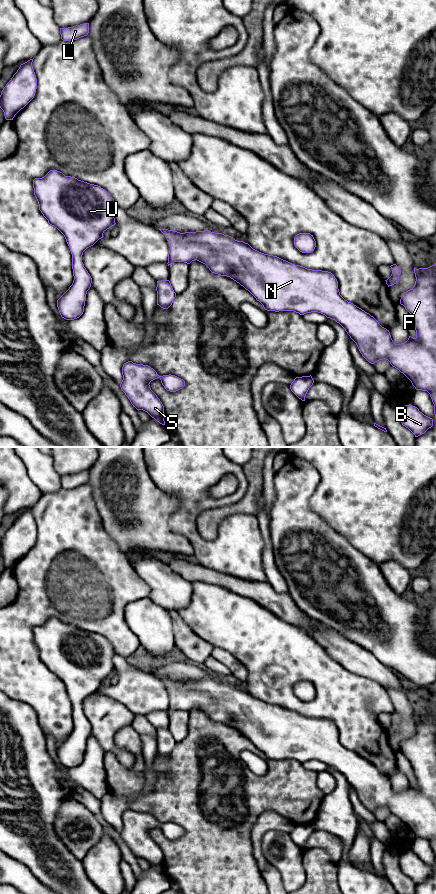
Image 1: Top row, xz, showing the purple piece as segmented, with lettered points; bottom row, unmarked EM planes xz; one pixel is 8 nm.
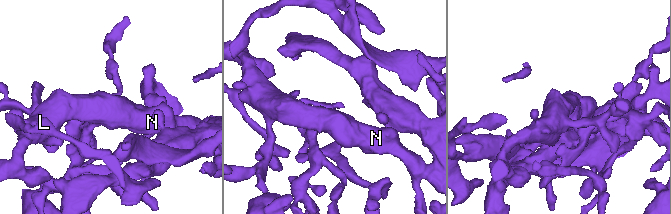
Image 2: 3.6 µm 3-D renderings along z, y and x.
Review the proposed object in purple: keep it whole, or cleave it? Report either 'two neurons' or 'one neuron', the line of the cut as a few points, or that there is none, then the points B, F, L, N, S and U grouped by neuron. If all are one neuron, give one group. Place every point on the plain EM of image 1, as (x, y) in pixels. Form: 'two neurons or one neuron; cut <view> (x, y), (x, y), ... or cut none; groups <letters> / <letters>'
one neuron; cut none; groups B F L N S U

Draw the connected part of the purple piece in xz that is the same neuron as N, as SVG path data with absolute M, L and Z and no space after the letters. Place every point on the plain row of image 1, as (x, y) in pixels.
M159 678L170 694L168 714L174 710L190 712L197 708L205 712L212 721L230 725L239 731L267 759L294 759L300 763L318 760L335 768L345 777L369 811L386 807L411 829L416 838L427 839L434 852L436 866L436 711L428 716L414 715L415 733L402 742L400 752L411 763L416 785L409 784L406 790L395 792L389 778L382 775L369 761L340 743L338 729L331 720L307 717L277 704L261 701L248 691L222 681L208 678L185 681Z

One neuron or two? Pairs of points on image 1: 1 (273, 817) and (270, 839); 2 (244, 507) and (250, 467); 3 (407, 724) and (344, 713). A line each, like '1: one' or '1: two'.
1: two
2: one
3: two

